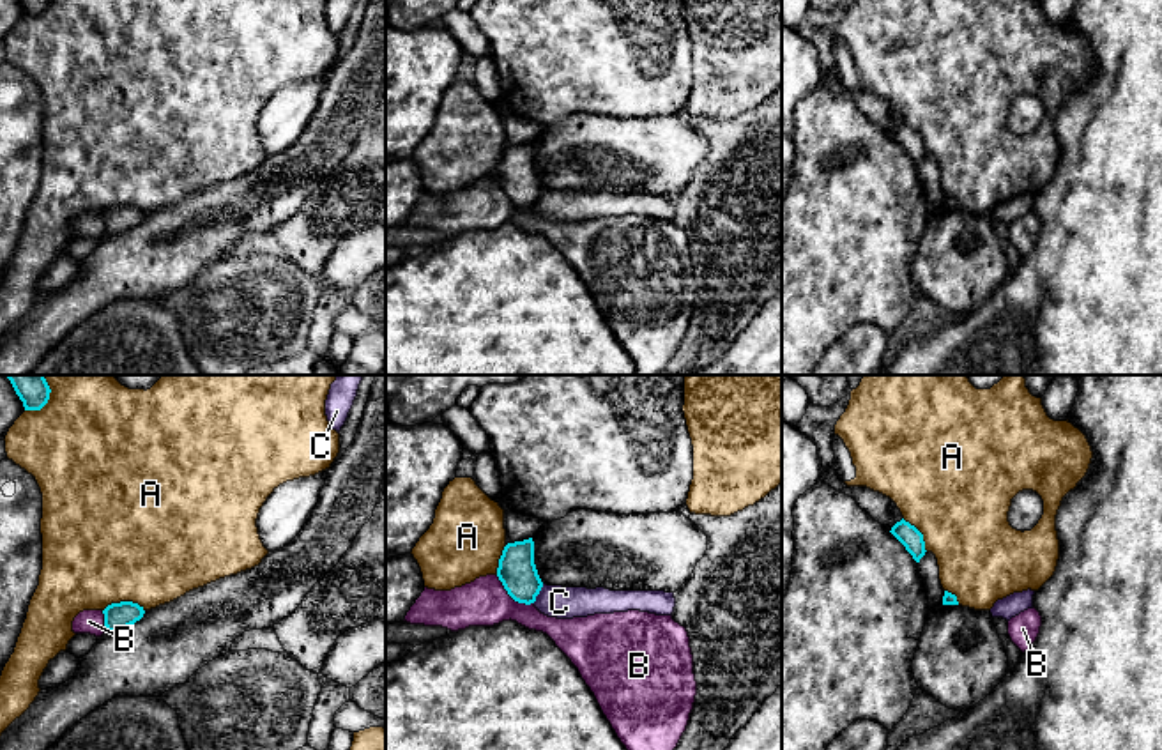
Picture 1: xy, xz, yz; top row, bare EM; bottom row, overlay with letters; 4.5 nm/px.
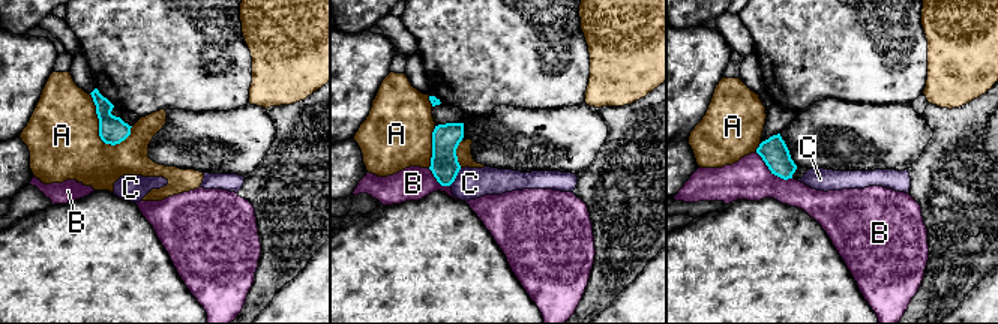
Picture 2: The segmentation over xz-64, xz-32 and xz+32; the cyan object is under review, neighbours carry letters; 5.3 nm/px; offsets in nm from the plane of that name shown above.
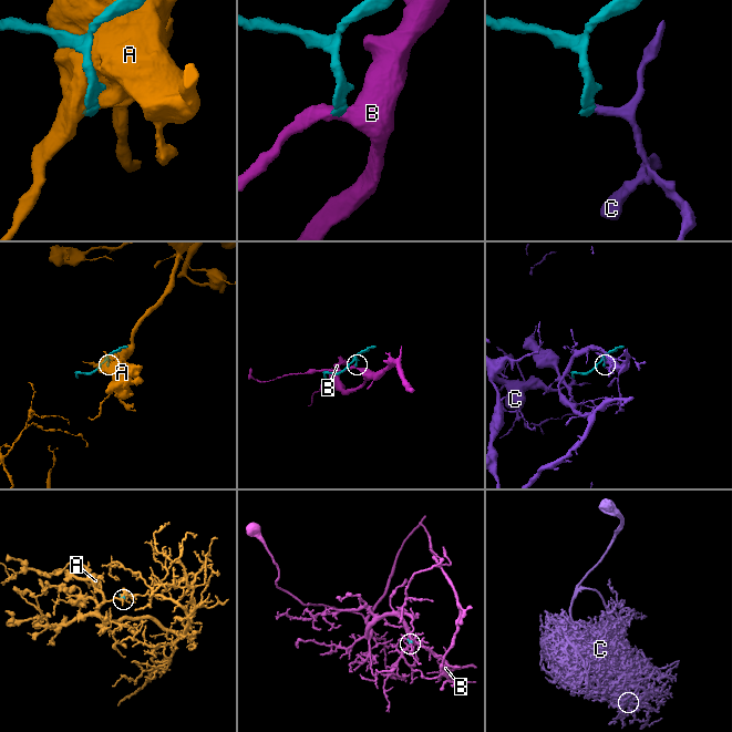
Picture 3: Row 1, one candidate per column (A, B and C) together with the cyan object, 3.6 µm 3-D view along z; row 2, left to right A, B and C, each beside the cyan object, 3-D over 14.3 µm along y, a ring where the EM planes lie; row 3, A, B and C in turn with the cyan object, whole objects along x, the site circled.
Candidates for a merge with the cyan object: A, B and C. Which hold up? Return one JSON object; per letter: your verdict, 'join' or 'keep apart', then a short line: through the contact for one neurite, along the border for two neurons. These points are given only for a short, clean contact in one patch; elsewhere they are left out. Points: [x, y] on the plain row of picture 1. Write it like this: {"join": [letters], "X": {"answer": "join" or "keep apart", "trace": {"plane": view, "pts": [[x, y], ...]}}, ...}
{"join": [], "A": {"answer": "keep apart"}, "B": {"answer": "keep apart", "trace": {"plane": "xz", "pts": [[496, 179], [515, 204], [533, 207]]}}, "C": {"answer": "keep apart", "trace": {"plane": "xz", "pts": [[543, 188], [533, 206]]}}}

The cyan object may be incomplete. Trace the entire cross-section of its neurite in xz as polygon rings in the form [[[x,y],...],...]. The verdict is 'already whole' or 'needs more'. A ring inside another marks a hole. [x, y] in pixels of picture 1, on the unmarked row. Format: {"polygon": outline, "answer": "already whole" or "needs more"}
{"polygon": [[[575,113],[561,124],[545,126],[529,143],[508,147],[499,163],[497,180],[508,198],[531,209],[541,191],[605,191],[610,195],[676,196],[706,159],[707,140],[684,119],[619,119]]], "answer": "needs more"}

